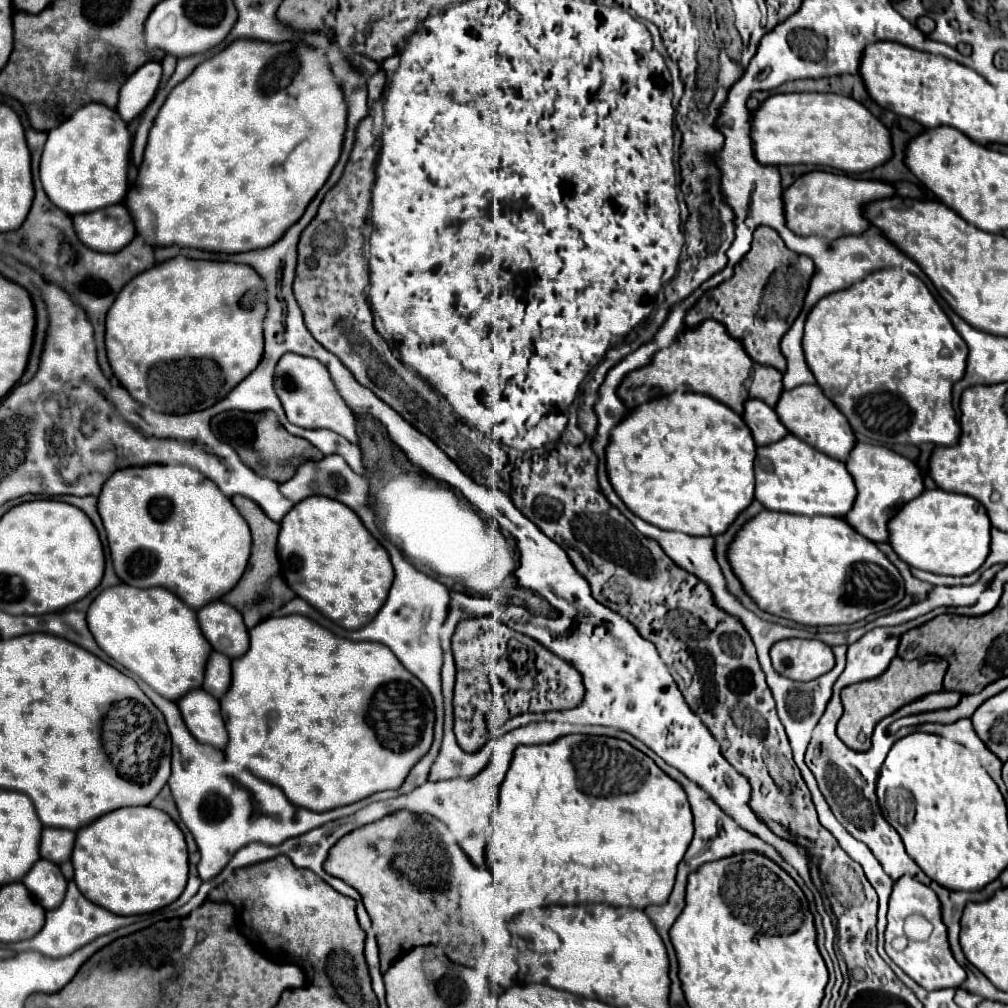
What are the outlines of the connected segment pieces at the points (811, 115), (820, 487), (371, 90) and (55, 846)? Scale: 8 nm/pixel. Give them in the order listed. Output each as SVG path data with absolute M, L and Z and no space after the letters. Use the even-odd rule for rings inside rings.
M778 93L766 99L752 121L754 155L764 165L822 165L848 173L872 171L892 159L892 137L888 127L852 97L824 93Z
M788 433L782 441L758 447L754 461L756 471L756 499L772 511L796 513L796 515L832 515L844 517L856 499L856 485L846 465L814 447L802 439Z
M382 69L378 73L374 73L374 75L370 75L368 77L368 99L376 101L382 95L384 85L386 85L386 73Z
M44 827L42 843L40 843L40 857L48 859L52 863L58 863L58 865L64 861L70 861L74 841L76 841L74 831Z

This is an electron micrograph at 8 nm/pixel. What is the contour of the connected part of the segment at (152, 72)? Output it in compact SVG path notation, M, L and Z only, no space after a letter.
M146 63L132 77L126 79L124 87L120 89L120 99L116 105L118 115L126 123L138 117L152 101L154 91L158 89L160 83L160 75L162 75L160 63Z

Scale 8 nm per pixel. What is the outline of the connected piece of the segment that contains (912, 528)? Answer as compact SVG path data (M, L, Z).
M934 489L906 503L888 523L888 531L892 549L910 567L940 575L968 575L980 569L988 557L992 523L976 499Z

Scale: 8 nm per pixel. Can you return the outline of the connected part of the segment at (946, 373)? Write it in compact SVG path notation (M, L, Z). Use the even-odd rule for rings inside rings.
M880 269L852 287L820 299L808 313L802 347L806 363L824 395L844 411L852 429L868 441L918 447L924 443L958 443L960 425L952 409L952 387L964 377L968 347L928 287L916 275L902 269Z

